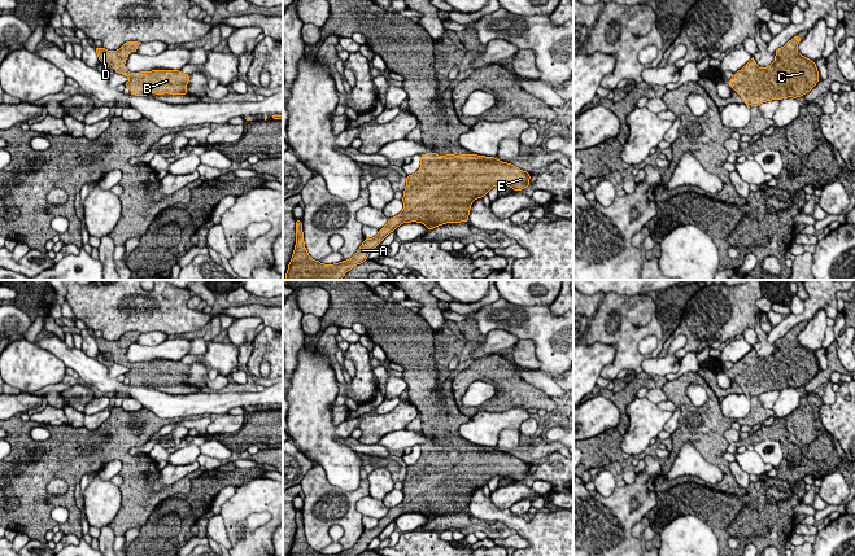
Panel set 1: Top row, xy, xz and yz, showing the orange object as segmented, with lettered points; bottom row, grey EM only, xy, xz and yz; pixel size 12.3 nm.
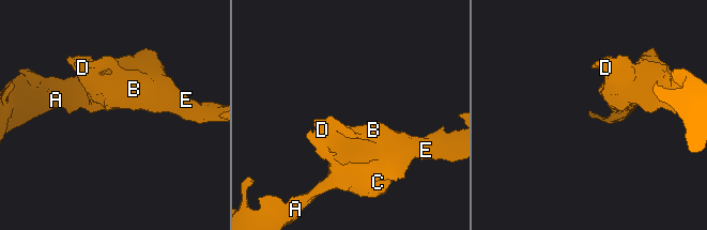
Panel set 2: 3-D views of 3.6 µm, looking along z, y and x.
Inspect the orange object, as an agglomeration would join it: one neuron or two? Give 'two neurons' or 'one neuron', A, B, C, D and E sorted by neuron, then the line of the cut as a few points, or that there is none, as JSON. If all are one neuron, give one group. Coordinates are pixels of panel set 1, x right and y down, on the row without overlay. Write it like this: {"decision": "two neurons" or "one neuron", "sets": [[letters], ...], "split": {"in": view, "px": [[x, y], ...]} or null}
{"decision": "one neuron", "sets": [["A", "B", "C", "D", "E"]], "split": null}

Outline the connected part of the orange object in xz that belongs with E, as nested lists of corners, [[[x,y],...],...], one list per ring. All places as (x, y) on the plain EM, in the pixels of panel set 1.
[[[424,443],[420,447],[420,458],[414,465],[406,467],[406,477],[403,481],[403,500],[391,508],[385,517],[379,520],[374,529],[365,529],[357,543],[340,553],[324,555],[313,550],[305,538],[304,522],[301,509],[296,511],[296,535],[288,556],[357,556],[363,553],[370,542],[379,537],[379,534],[397,517],[403,513],[423,513],[429,521],[437,516],[446,513],[468,513],[471,495],[476,489],[483,489],[489,480],[498,476],[510,477],[514,481],[525,480],[531,465],[519,458],[502,452],[496,447],[485,447],[477,445],[446,445],[439,446],[436,443]]]

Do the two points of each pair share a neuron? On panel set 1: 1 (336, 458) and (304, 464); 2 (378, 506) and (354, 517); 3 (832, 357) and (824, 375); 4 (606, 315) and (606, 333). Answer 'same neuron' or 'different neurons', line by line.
1: different neurons
2: different neurons
3: same neuron
4: same neuron

